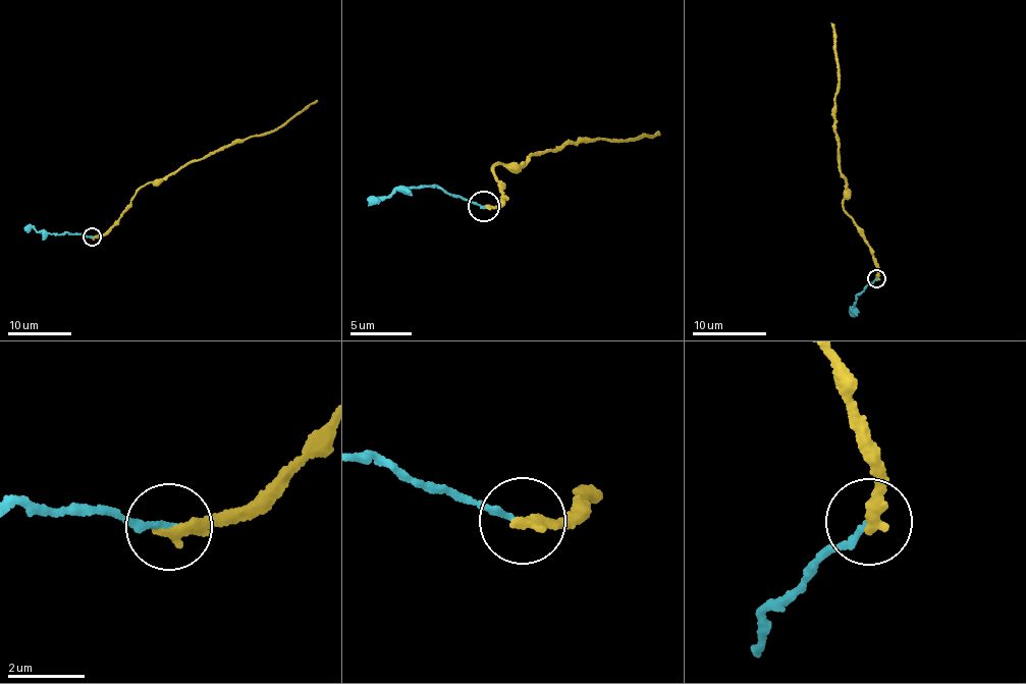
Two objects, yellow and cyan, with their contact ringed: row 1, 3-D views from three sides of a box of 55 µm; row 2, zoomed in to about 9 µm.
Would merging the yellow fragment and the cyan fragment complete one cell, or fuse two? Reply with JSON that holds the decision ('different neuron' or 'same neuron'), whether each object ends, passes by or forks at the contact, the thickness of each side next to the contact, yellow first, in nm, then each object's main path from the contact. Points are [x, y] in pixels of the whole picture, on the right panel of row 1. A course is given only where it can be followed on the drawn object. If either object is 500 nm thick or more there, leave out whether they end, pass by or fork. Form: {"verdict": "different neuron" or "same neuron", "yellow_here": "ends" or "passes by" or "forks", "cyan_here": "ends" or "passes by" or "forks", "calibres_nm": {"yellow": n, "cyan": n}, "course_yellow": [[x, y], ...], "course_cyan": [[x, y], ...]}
{"verdict": "different neuron", "yellow_here": "ends", "cyan_here": "ends", "calibres_nm": {"yellow": 280, "cyan": 190}, "course_yellow": [[875, 278], [879, 276], [873, 259], [843, 202], [847, 192], [840, 166], [834, 115], [840, 79], [830, 23]], "course_cyan": [[875, 278], [856, 296], [857, 302], [849, 310], [854, 310], [851, 315]]}

